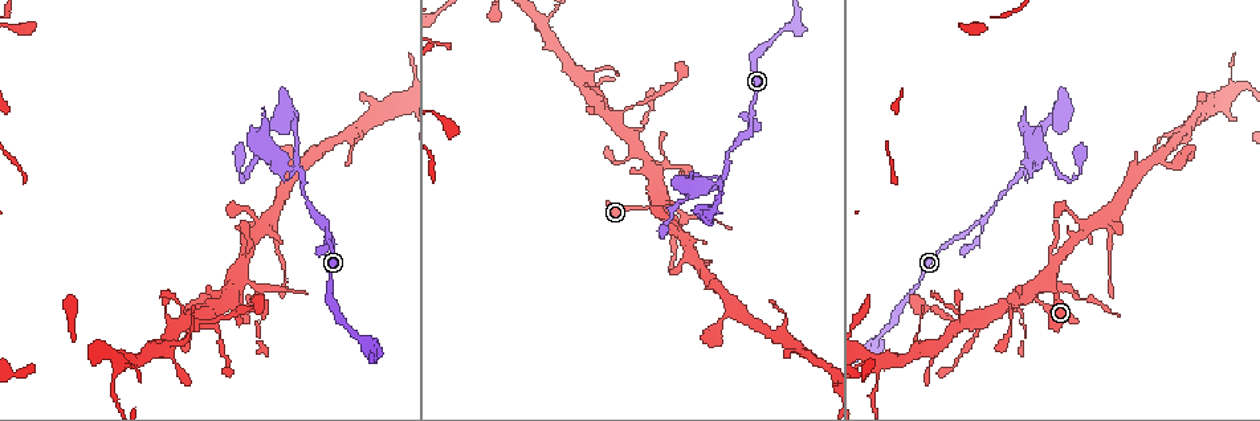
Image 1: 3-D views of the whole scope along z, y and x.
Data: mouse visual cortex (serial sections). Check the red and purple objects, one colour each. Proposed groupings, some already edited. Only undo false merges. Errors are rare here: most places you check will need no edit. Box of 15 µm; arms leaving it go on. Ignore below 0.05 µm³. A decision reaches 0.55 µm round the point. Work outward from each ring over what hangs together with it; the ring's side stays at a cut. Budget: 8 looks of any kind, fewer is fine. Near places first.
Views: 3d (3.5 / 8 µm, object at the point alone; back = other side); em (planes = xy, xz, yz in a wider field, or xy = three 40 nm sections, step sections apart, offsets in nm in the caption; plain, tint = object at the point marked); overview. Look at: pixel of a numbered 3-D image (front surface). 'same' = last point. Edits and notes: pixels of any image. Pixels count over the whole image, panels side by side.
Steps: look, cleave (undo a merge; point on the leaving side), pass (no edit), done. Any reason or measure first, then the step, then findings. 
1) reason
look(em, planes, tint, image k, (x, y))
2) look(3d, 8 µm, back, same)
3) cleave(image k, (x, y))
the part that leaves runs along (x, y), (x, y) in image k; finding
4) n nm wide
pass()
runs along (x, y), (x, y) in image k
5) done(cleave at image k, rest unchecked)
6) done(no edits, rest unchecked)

sharp bend
look(3d, 3.5 µm, image 1, (243, 281))

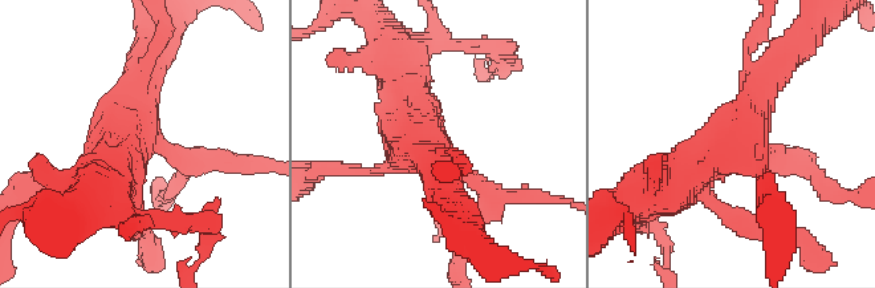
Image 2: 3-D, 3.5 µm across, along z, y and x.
shape alone is not enough
look(em, xy, step 1, tint, image 2, (153, 142))

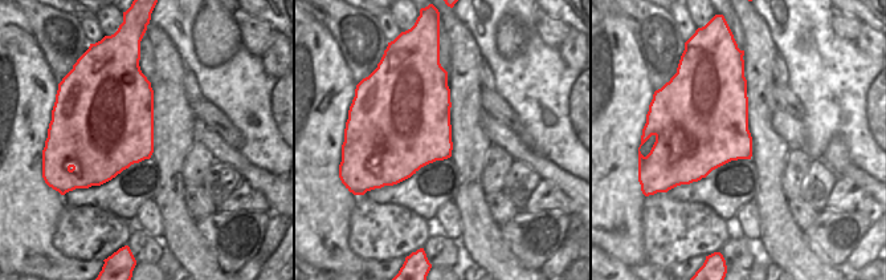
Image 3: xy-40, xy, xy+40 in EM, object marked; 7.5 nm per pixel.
pass()
all the same cell

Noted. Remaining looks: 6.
abrupt turn
look(3d, 3.5 µm, image 1, (197, 306))

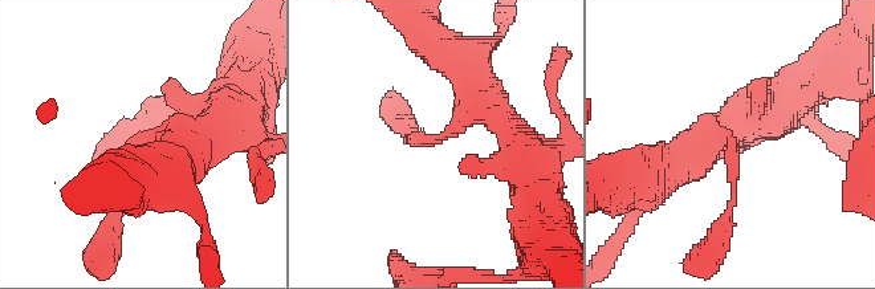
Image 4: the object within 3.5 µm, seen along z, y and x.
arms of 100, 400 nm; now the EM
look(em, xy, step 5, tint, image 4, (435, 140))

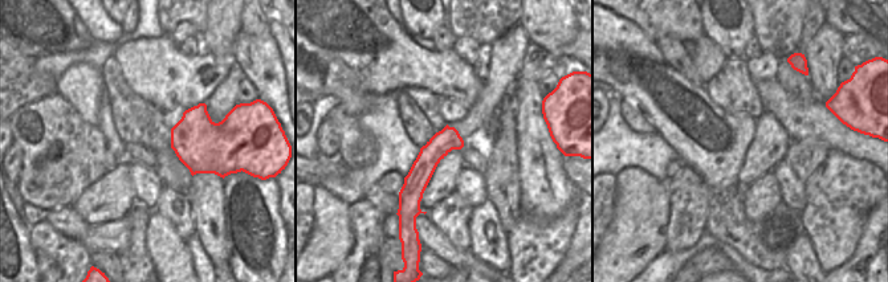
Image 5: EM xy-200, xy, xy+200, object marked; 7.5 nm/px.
pass()
runs along (202, 138), (141, 138), (113, 223) in image 4; continuous, no second cell

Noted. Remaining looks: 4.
sharp bend
look(3d, 3.5 µm, image 1, (355, 131))

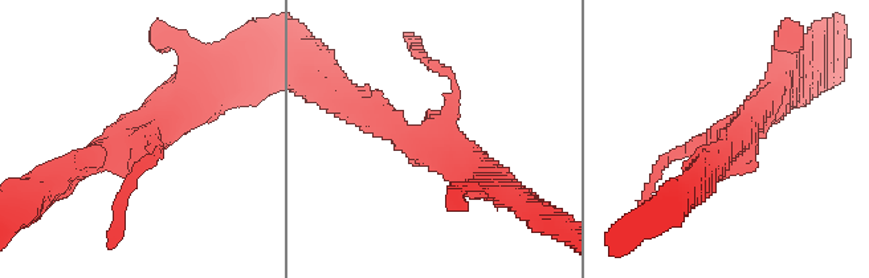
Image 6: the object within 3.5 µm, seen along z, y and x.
need the tissue
look(em, xy, step 3, tint, image 6, (132, 140))

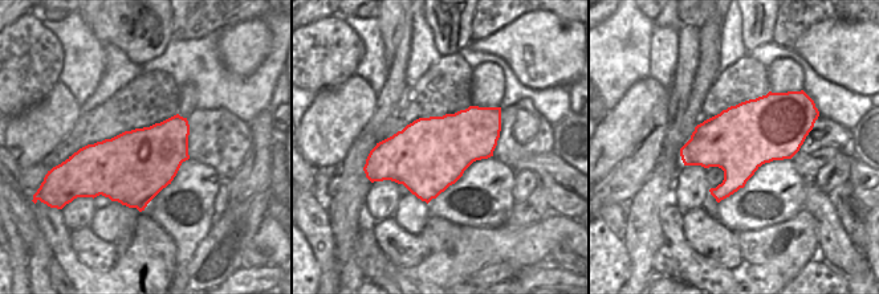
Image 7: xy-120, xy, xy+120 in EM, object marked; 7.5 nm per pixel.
pass()
runs along (61, 176), (151, 133), (196, 99) in image 6; all the same cell

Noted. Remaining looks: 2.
done(no edits, rest unchecked)

